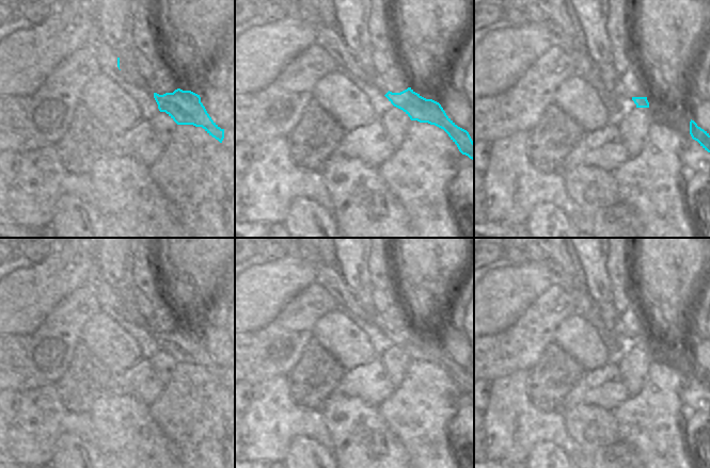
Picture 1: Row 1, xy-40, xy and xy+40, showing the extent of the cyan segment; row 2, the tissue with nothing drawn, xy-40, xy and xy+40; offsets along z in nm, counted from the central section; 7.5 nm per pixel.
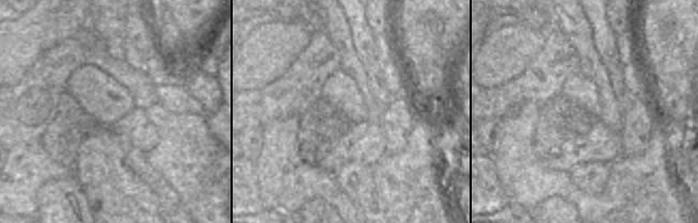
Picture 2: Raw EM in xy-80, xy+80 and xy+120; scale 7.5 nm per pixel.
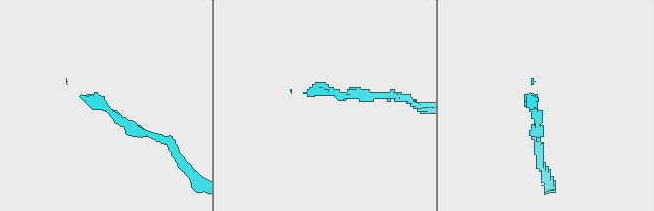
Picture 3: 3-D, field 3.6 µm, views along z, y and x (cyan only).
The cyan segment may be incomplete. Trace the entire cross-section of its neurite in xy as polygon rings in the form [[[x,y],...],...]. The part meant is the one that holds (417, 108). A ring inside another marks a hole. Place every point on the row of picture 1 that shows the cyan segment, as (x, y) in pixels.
[[[411,87],[400,93],[389,91],[384,96],[394,107],[403,110],[411,120],[428,123],[443,129],[457,145],[459,151],[474,161],[474,142],[469,132],[458,127],[446,115],[439,102],[422,97]]]

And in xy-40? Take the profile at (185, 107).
[[[175,90],[173,93],[159,95],[154,93],[154,98],[160,112],[165,112],[177,125],[193,125],[202,127],[209,135],[222,143],[224,139],[224,129],[221,129],[209,116],[205,107],[201,102],[200,95],[191,91]]]

